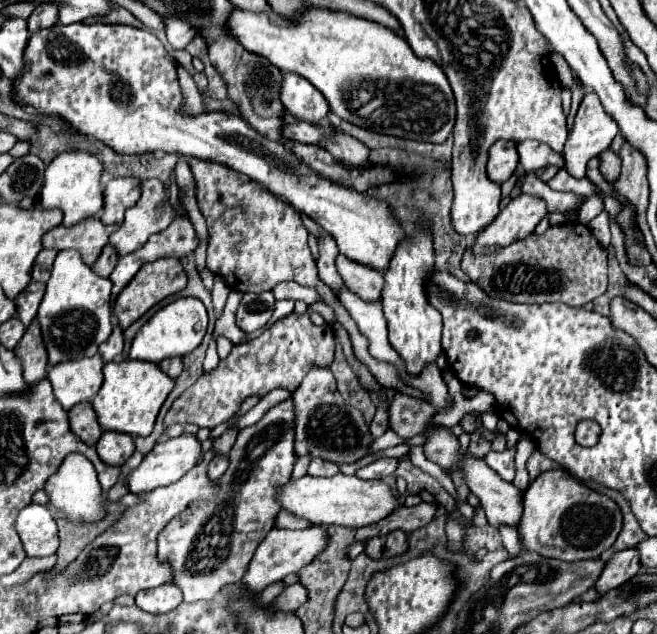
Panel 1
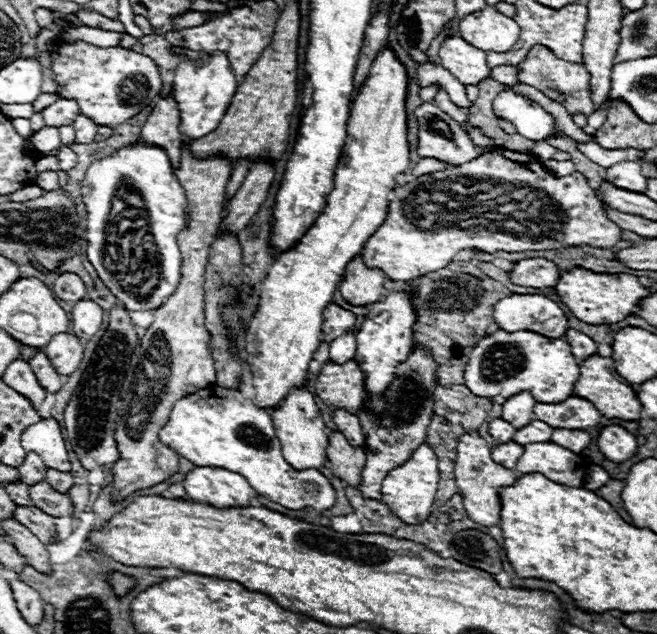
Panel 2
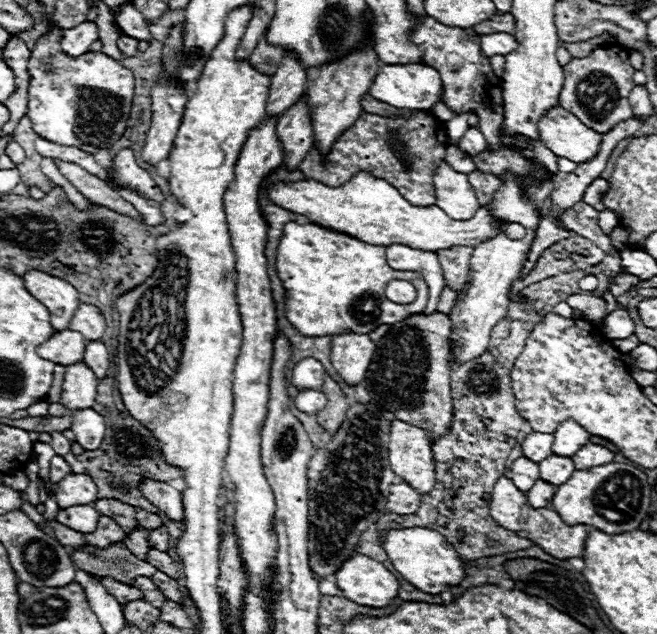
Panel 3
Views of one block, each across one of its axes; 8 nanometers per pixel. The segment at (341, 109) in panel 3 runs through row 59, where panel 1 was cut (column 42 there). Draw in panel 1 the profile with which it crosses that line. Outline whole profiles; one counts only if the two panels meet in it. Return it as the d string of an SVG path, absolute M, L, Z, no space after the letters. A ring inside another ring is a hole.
M34 320L34 322L26 328L26 334L24 334L22 340L18 342L18 346L14 348L14 354L16 354L16 358L22 362L24 382L26 382L26 384L34 384L34 382L42 380L42 378L46 376L48 356L46 356L44 344L42 344L38 320Z

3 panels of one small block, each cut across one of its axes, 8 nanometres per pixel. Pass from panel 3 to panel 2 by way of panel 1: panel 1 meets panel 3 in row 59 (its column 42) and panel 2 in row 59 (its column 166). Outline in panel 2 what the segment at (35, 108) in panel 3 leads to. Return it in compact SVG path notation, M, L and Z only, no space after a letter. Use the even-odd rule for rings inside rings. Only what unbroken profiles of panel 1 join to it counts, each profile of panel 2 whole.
M58 42L50 48L50 56L60 94L64 98L74 98L80 106L80 112L96 124L116 126L130 120L142 112L162 90L162 78L154 60L122 46L96 48L86 42L78 42L74 46L64 46Z

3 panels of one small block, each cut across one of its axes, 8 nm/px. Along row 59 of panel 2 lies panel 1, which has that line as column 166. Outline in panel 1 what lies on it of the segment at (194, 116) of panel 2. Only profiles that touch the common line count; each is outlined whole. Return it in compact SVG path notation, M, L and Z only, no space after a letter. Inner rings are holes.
M142 180L142 196L126 212L120 228L110 234L110 244L118 256L126 256L142 248L152 234L162 232L172 222L172 206L166 196L166 186L160 180Z

